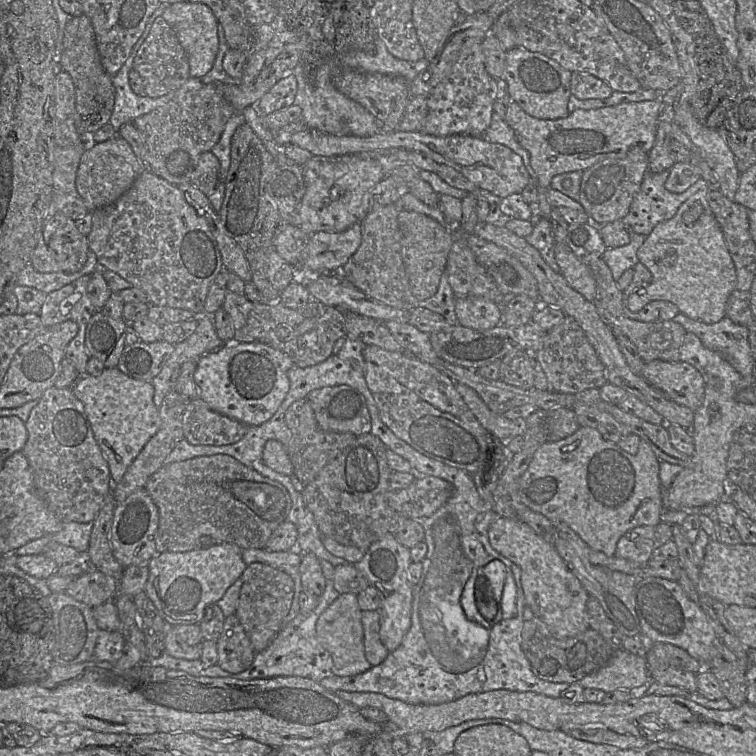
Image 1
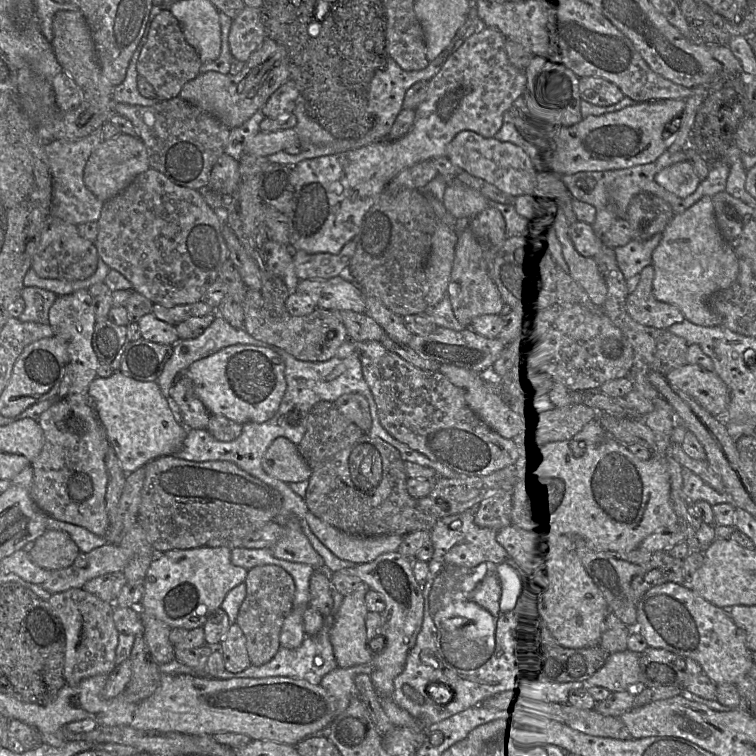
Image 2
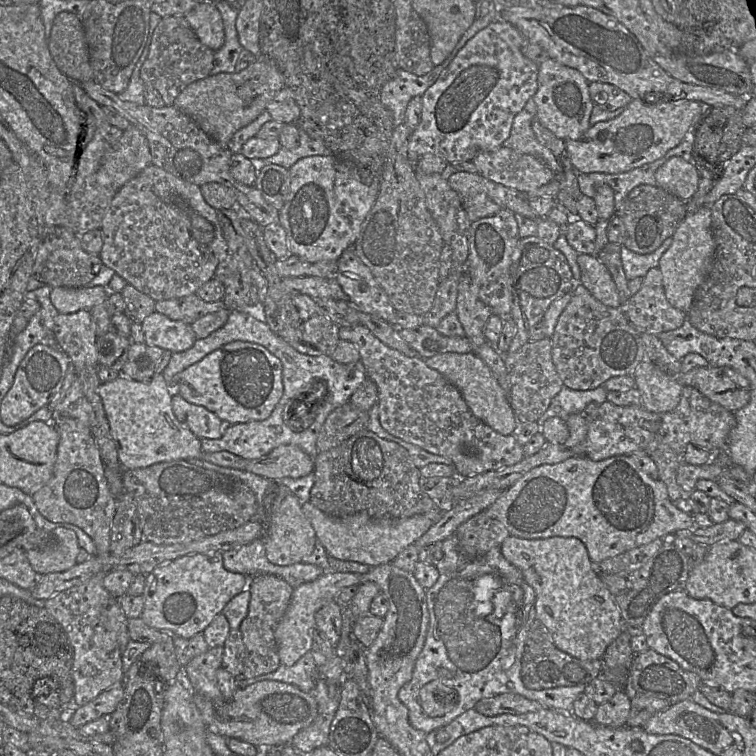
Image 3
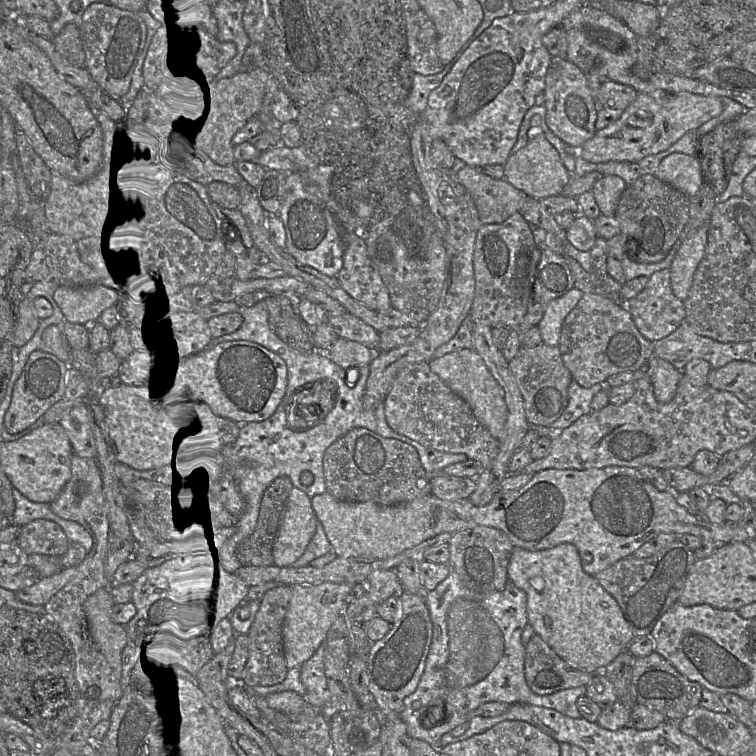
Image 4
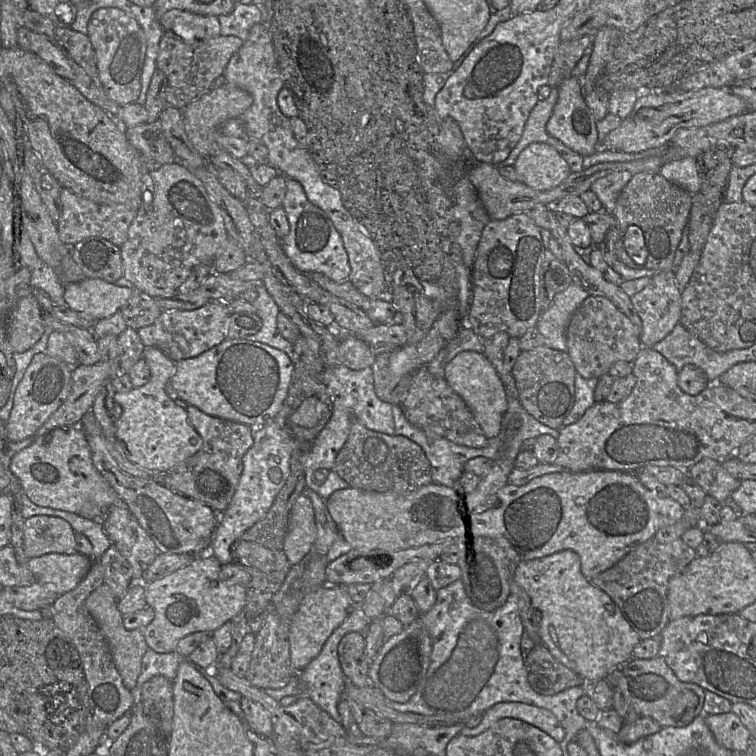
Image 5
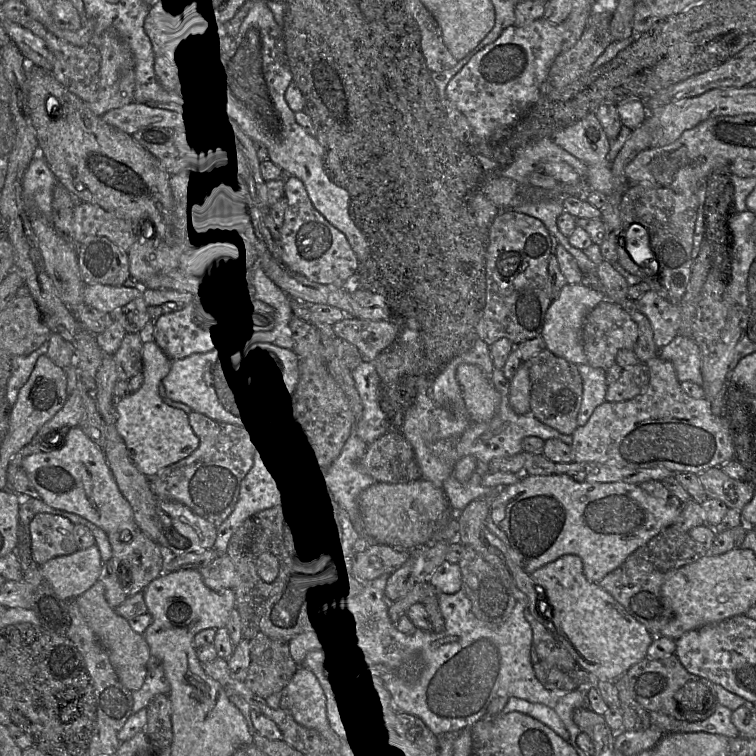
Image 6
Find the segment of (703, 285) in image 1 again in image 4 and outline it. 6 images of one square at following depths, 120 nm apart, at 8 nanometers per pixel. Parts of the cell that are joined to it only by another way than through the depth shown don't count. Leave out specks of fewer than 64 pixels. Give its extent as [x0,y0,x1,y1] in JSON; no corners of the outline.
[670,223,708,301]

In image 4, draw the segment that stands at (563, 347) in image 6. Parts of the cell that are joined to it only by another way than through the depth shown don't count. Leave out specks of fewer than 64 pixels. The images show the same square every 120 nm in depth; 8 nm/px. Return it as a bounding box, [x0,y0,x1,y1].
[537,287,583,346]

